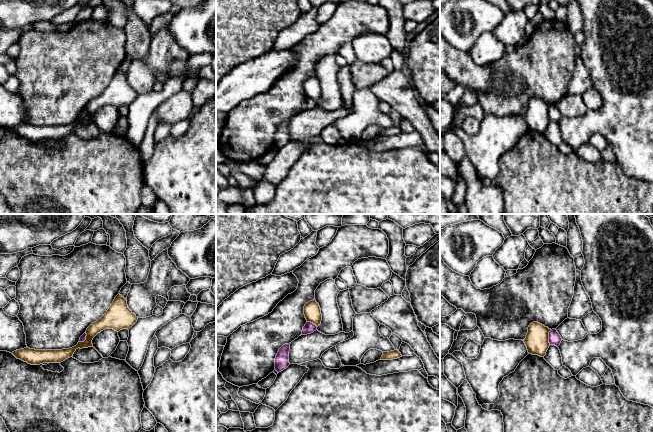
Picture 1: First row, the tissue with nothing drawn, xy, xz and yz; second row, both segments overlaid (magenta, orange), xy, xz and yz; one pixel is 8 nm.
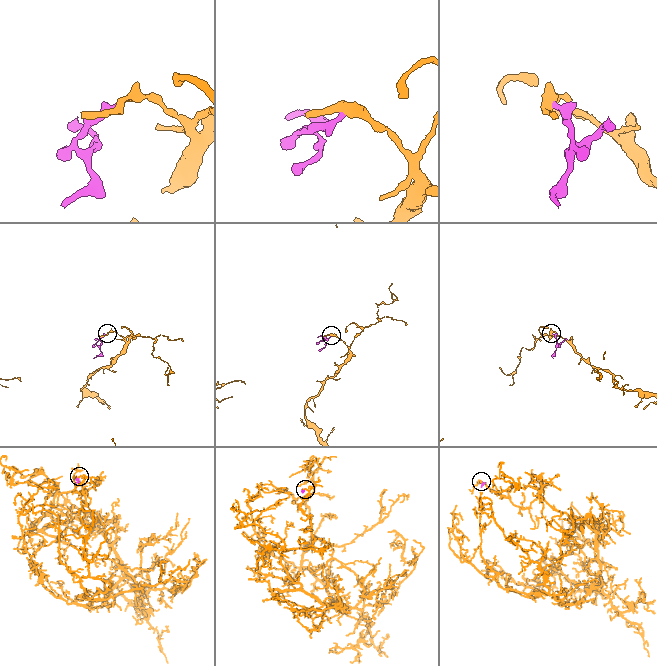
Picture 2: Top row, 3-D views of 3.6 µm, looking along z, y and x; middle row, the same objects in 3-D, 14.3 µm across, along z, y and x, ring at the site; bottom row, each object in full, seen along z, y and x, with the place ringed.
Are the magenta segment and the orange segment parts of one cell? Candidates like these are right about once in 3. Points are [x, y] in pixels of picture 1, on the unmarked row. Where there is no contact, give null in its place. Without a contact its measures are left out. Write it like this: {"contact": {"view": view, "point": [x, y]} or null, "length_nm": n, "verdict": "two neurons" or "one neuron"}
{"contact": {"view": "yz", "point": [549, 113]}, "length_nm": 120, "verdict": "two neurons"}

